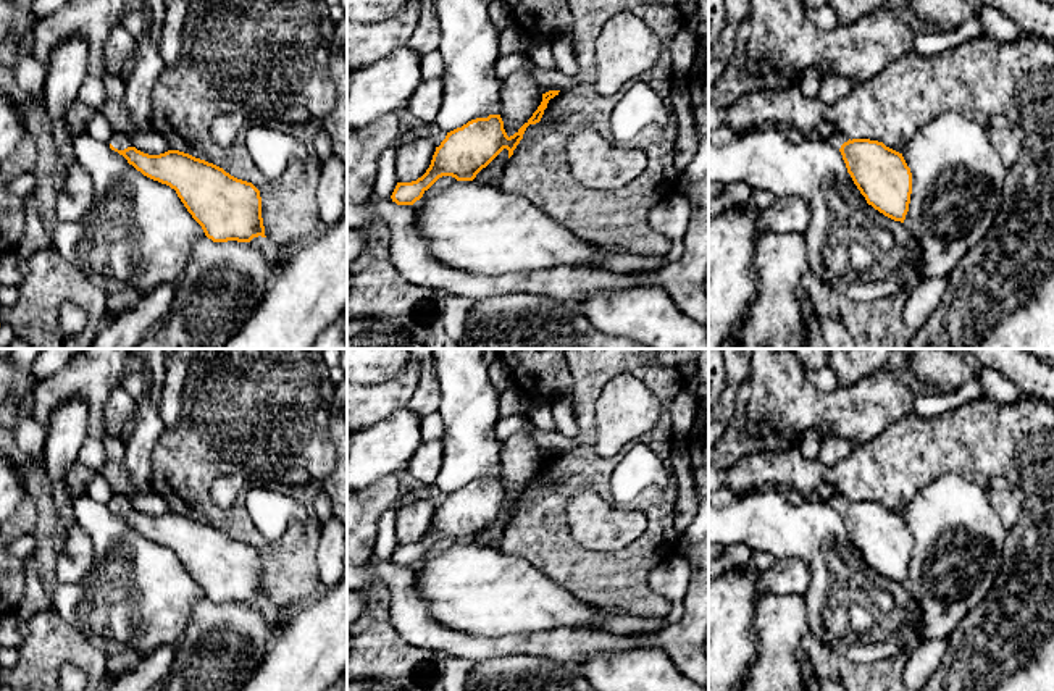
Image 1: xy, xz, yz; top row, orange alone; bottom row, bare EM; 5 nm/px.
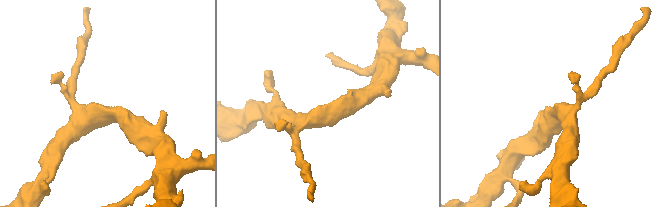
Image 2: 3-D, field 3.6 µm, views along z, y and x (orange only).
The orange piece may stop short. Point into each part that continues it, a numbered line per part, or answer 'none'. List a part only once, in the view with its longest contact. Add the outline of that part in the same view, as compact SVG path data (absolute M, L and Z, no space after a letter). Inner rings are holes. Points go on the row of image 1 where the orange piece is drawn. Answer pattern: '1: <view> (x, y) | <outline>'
1: xy (118, 141) | M116 132L116 134L111 137L110 144L111 144L115 149L118 149L118 150L124 150L124 149L128 149L128 147L132 147L129 136L119 134L119 132Z

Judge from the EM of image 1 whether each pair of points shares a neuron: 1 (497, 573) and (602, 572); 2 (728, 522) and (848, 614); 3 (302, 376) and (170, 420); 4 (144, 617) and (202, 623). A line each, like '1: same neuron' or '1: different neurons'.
1: different neurons
2: same neuron
3: different neurons
4: different neurons

